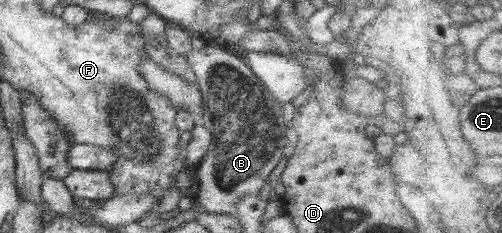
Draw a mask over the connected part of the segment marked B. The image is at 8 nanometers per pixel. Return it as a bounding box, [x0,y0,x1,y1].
[186,43,288,216]

